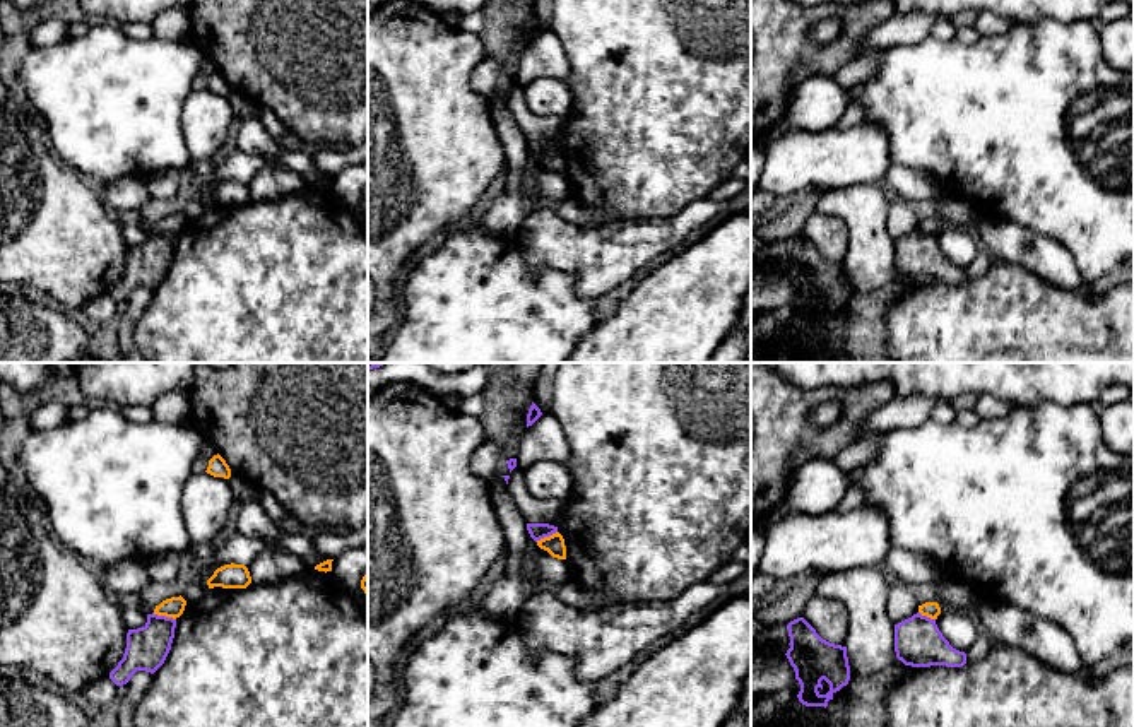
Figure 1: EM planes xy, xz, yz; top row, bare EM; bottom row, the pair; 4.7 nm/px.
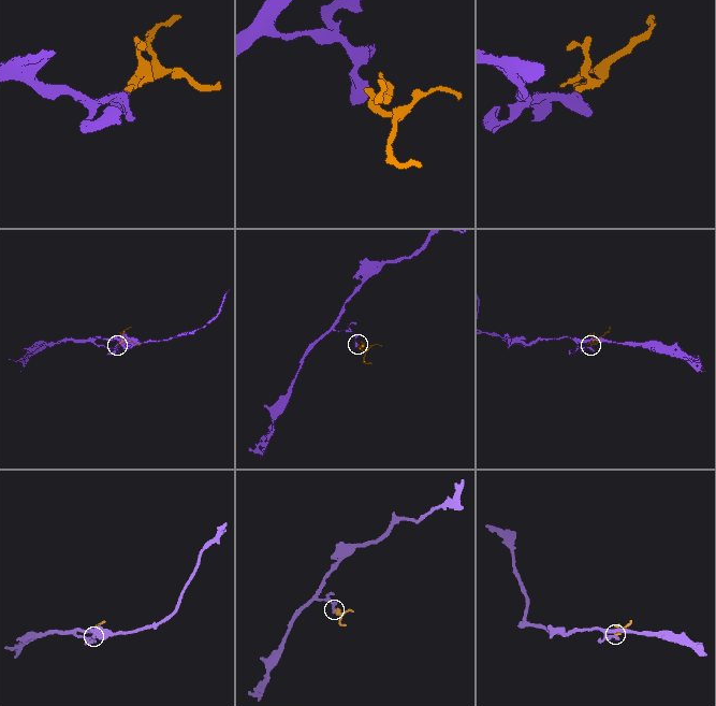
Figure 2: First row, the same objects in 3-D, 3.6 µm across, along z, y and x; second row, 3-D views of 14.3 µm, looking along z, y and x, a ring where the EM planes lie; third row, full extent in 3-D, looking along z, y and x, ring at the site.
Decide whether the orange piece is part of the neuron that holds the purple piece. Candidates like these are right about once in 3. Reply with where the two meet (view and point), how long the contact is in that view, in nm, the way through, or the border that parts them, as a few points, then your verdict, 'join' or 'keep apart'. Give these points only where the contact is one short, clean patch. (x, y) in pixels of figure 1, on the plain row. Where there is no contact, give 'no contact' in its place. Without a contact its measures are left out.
meets purple in xy at (165, 233); contact 120 nm long; border along xy (153, 230), (175, 236); keep apart

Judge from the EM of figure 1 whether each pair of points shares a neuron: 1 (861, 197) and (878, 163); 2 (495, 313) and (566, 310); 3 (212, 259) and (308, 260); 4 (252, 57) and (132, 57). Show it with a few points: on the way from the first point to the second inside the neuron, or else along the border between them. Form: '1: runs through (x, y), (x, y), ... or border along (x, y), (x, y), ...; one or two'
1: border along (880, 182), (859, 182), (828, 190); two
2: runs through (512, 320), (549, 319); one
3: runs through (236, 260), (284, 260); one
4: border along (190, 41), (206, 55); two

